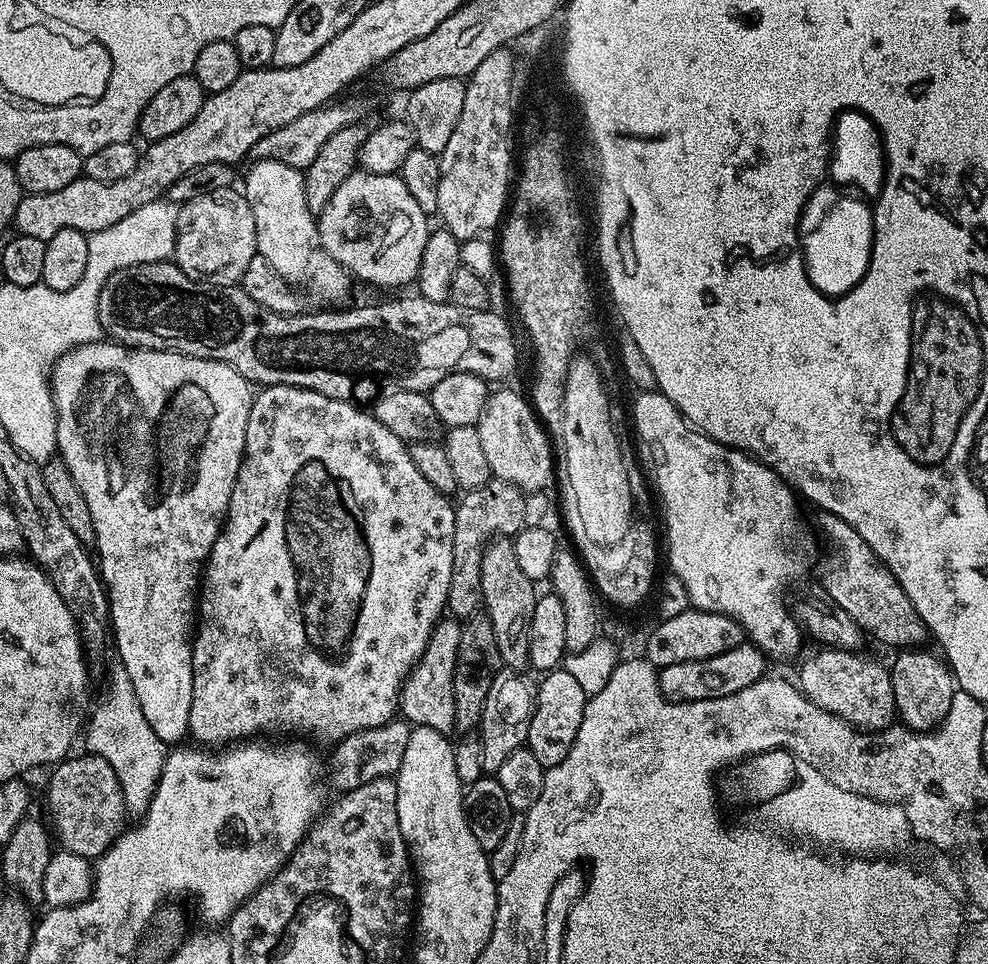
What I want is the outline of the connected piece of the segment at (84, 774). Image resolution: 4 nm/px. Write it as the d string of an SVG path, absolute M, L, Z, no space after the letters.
M91 754L76 755L69 755L51 769L48 804L56 819L54 836L56 840L60 839L59 847L65 852L95 858L102 855L125 831L123 790L115 776L114 767L105 758Z

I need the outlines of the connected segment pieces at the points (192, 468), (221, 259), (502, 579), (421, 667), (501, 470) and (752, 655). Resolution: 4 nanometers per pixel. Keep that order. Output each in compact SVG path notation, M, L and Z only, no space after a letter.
M97 342L94 344L77 344L75 348L69 348L63 354L55 357L50 373L50 383L52 386L52 401L56 407L56 425L58 426L58 438L56 439L56 450L59 459L63 460L66 470L70 470L70 475L74 482L78 482L78 490L82 490L82 498L86 498L86 507L90 509L90 518L94 522L96 531L95 551L100 551L98 556L98 571L104 587L108 594L108 611L110 613L110 632L114 637L114 652L120 656L125 663L126 671L130 674L130 680L134 684L134 691L138 696L138 703L142 706L142 712L146 716L150 727L167 746L176 746L181 743L183 736L189 735L188 723L190 722L190 698L194 698L194 670L192 669L192 642L194 639L194 621L198 616L198 589L202 584L202 569L207 561L210 550L214 542L220 536L220 529L224 527L224 521L228 518L228 507L230 506L230 494L234 494L234 482L238 478L238 470L242 466L244 457L244 447L246 446L246 422L250 422L250 410L254 399L253 385L238 370L234 370L230 365L223 364L217 360L207 360L206 358L194 358L181 352L163 352L153 348L130 348L127 344L117 344L115 342Z
M230 187L202 194L182 204L177 212L176 244L173 261L187 277L206 280L225 272L227 281L243 279L245 270L258 254L254 214L241 189Z
M497 538L485 546L482 558L482 608L494 628L500 662L505 669L524 670L529 667L528 631L538 595L536 588L534 581L522 574L511 539Z
M441 618L436 623L436 629L430 634L430 642L422 654L422 658L414 667L412 673L404 680L400 688L400 702L398 712L409 725L421 728L430 726L430 730L448 734L456 727L454 722L454 662L458 662L458 642L460 641L461 621L456 618Z
M508 386L497 387L500 389L489 395L484 413L475 423L486 462L490 462L495 479L518 486L525 494L543 492L552 480L552 444L544 433L545 425L527 395L519 396L514 389L504 387Z
M745 642L734 650L726 650L726 654L714 654L714 658L674 662L674 666L666 666L657 671L656 681L660 692L670 701L705 700L736 694L738 690L746 690L746 686L754 686L754 682L765 679L769 671L768 664L770 665L769 657L765 656L762 649L751 642Z

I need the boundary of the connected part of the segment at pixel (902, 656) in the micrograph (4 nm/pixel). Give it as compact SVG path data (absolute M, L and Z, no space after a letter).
M913 646L897 651L893 655L896 657L893 658L892 664L890 663L899 723L914 732L939 729L958 690L951 668L935 651L927 652L926 649L924 646Z

